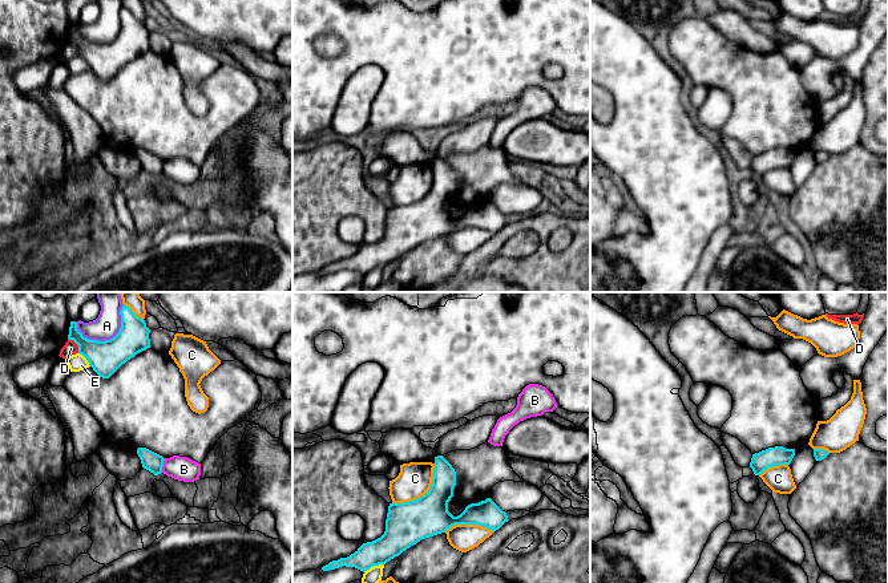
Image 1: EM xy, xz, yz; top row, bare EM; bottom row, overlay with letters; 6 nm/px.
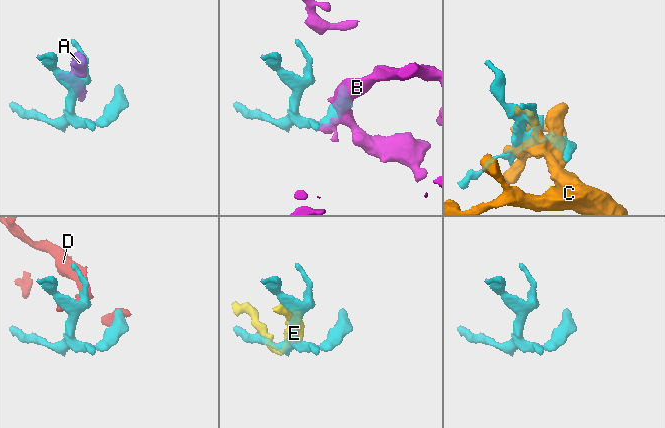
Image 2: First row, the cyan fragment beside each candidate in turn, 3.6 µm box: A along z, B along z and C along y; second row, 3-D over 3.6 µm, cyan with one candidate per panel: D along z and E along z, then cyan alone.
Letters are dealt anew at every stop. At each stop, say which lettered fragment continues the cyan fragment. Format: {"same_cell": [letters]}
{"same_cell": []}

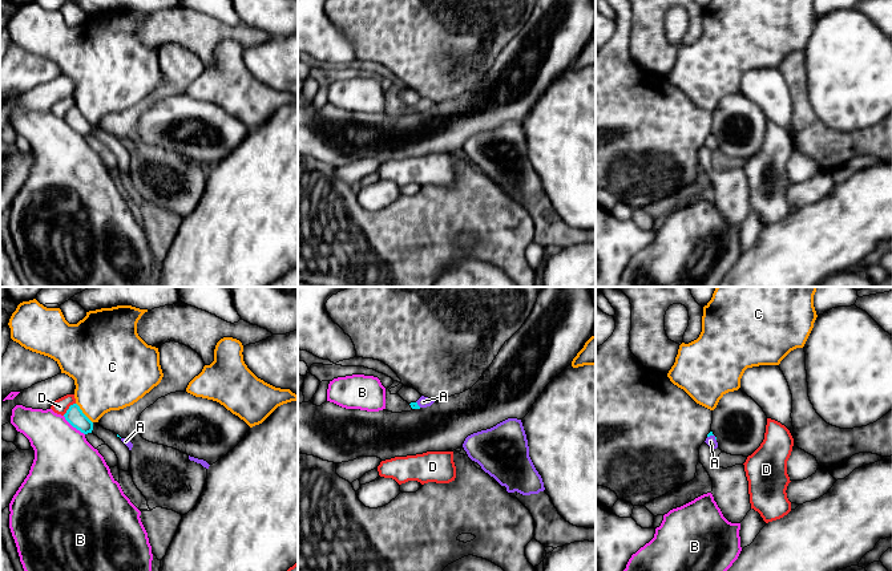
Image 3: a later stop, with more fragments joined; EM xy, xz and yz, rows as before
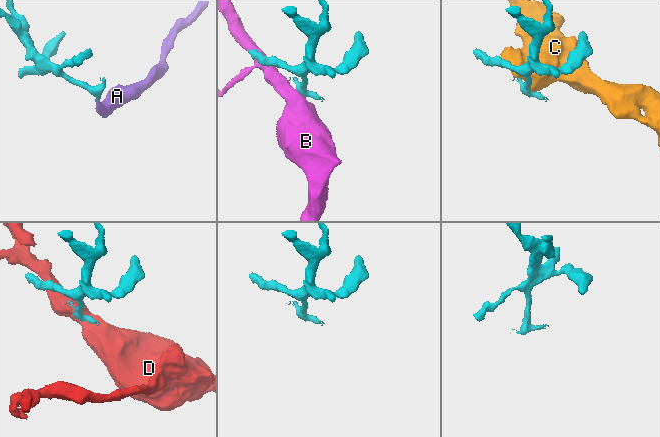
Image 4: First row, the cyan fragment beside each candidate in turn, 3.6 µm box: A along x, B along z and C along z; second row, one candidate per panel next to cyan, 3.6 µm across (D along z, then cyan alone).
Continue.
{"same_cell": ["A"]}

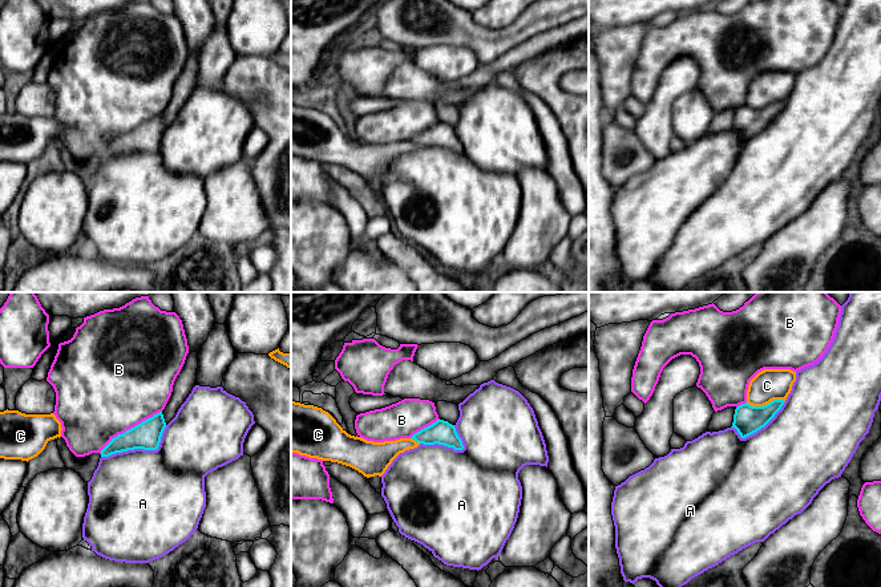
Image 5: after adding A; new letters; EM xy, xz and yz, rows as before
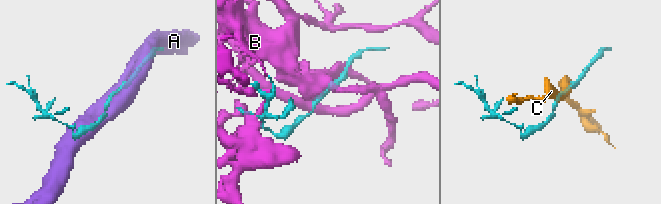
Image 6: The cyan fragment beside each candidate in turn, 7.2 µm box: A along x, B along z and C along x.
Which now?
{"same_cell": []}

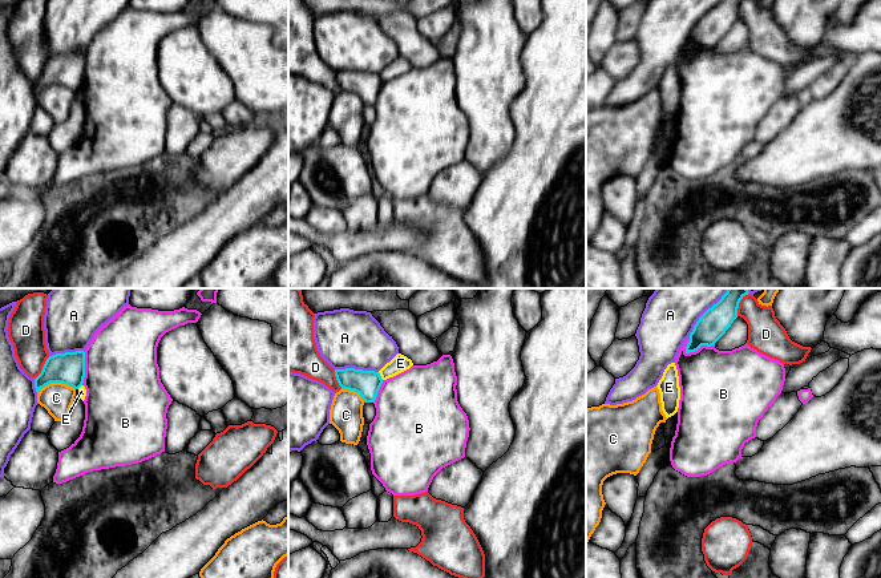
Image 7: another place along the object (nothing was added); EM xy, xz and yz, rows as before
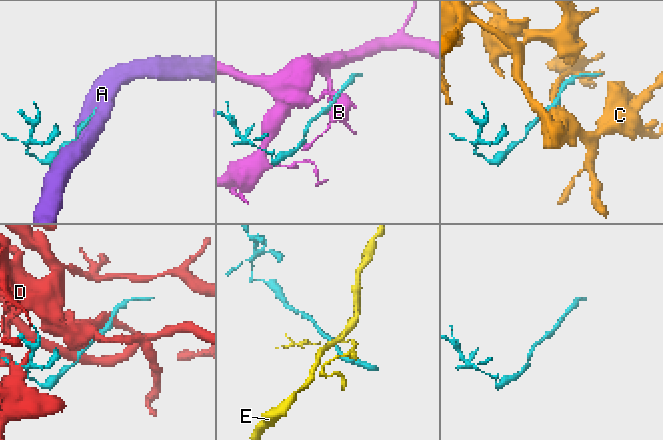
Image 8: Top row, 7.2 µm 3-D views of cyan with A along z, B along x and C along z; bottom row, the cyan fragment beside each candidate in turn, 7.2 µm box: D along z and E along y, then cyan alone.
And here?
{"same_cell": []}

